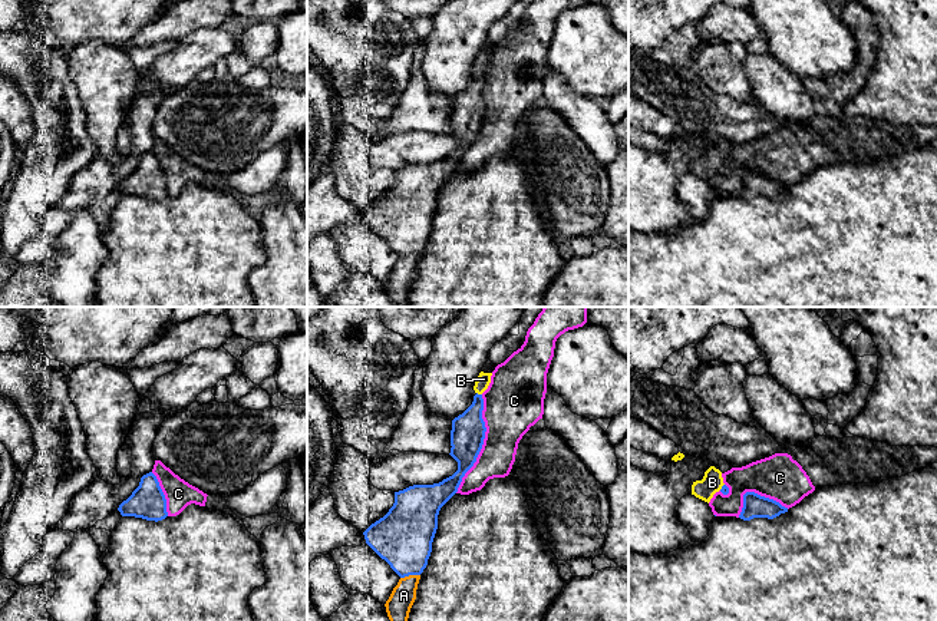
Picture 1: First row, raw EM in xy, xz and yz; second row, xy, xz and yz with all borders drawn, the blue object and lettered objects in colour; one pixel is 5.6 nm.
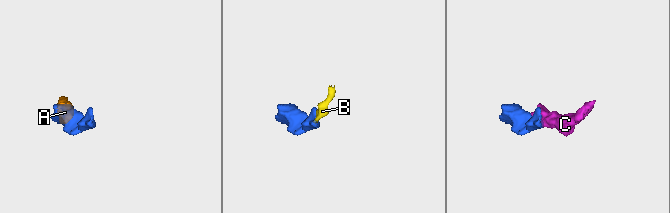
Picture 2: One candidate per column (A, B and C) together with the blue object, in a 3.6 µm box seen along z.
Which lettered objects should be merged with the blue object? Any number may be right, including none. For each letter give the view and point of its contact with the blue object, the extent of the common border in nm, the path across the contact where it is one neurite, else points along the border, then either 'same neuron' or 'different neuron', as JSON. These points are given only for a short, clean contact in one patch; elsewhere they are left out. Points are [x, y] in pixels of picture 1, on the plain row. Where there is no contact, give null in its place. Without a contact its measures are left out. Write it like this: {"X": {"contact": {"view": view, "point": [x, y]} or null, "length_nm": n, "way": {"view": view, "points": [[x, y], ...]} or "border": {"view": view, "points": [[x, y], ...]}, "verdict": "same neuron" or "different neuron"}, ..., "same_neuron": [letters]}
{"A": {"contact": {"view": "xz", "point": [409, 253]}, "length_nm": 110, "way": {"view": "xz", "points": [[403, 215], [409, 253], [406, 268], [398, 286]]}, "verdict": "same neuron"}, "B": {"contact": {"view": "xz", "point": [479, 73]}, "length_nm": 40, "way": {"view": "xz", "points": [[468, 109], [479, 73], [479, 65], [484, 58]]}, "verdict": "same neuron"}, "C": {"contact": {"view": "xz", "point": [482, 122]}, "length_nm": 550, "verdict": "different neuron"}, "same_neuron": ["A", "B"]}

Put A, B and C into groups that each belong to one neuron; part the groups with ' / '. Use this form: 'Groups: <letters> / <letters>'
Groups: A B / C

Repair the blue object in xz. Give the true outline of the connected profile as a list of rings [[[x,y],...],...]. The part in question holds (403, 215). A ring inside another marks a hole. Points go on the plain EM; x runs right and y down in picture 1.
[[[479,52],[472,83],[452,99],[449,133],[458,141],[458,149],[439,162],[413,163],[395,171],[389,191],[363,211],[366,222],[400,255],[385,283],[395,307],[408,307],[420,252],[432,231],[439,189],[458,171],[482,128],[486,110],[482,72],[491,54]]]

